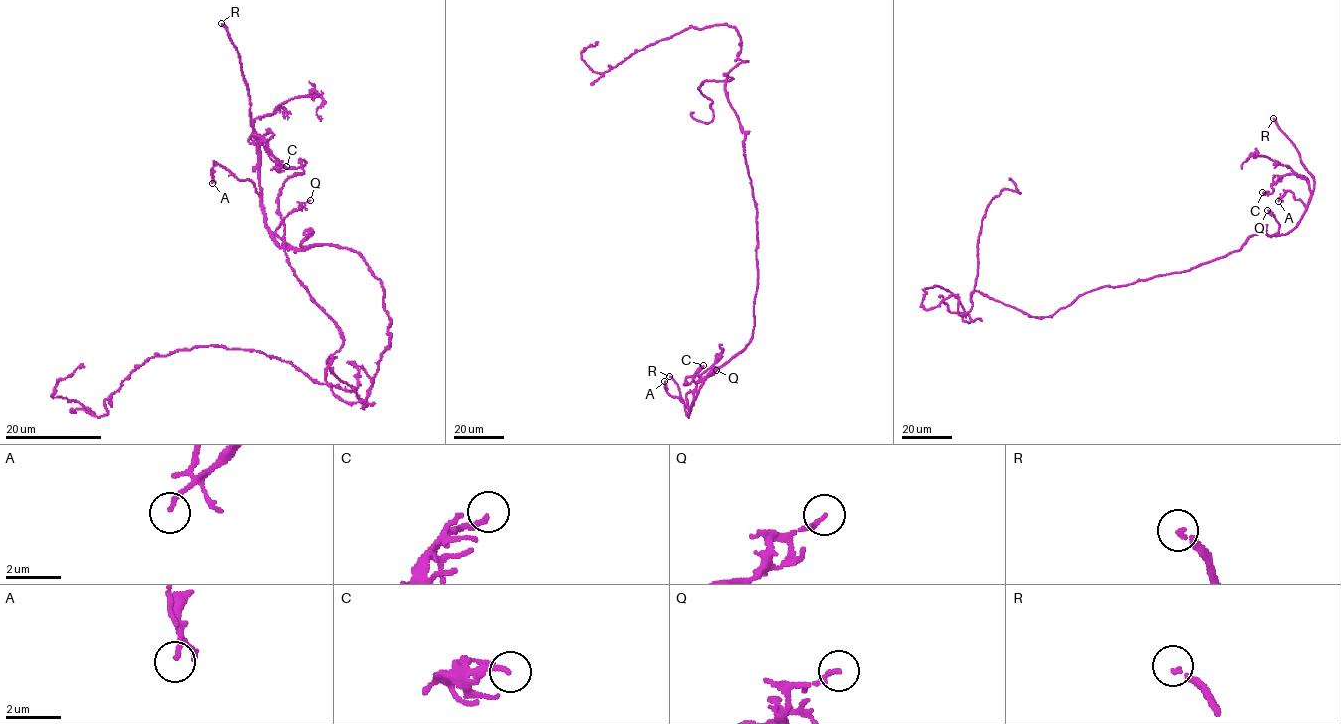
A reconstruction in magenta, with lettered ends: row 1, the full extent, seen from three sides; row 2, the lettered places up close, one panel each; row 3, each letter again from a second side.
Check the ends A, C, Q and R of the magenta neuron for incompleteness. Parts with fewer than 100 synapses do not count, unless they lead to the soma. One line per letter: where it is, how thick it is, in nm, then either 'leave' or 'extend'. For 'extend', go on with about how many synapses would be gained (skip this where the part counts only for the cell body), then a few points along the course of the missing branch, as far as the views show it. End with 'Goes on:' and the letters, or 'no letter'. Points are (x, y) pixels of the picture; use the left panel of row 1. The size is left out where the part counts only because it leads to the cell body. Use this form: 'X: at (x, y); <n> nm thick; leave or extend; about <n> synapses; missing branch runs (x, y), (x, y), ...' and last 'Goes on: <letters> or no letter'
A: at (212, 183); 150 nm thick; leave
C: at (286, 166); 200 nm thick; leave
Q: at (310, 200); 170 nm thick; leave
R: at (221, 23); 180 nm thick; extend; missing branch runs (221, 23), (213, 11), (213, 4)
Goes on: R

